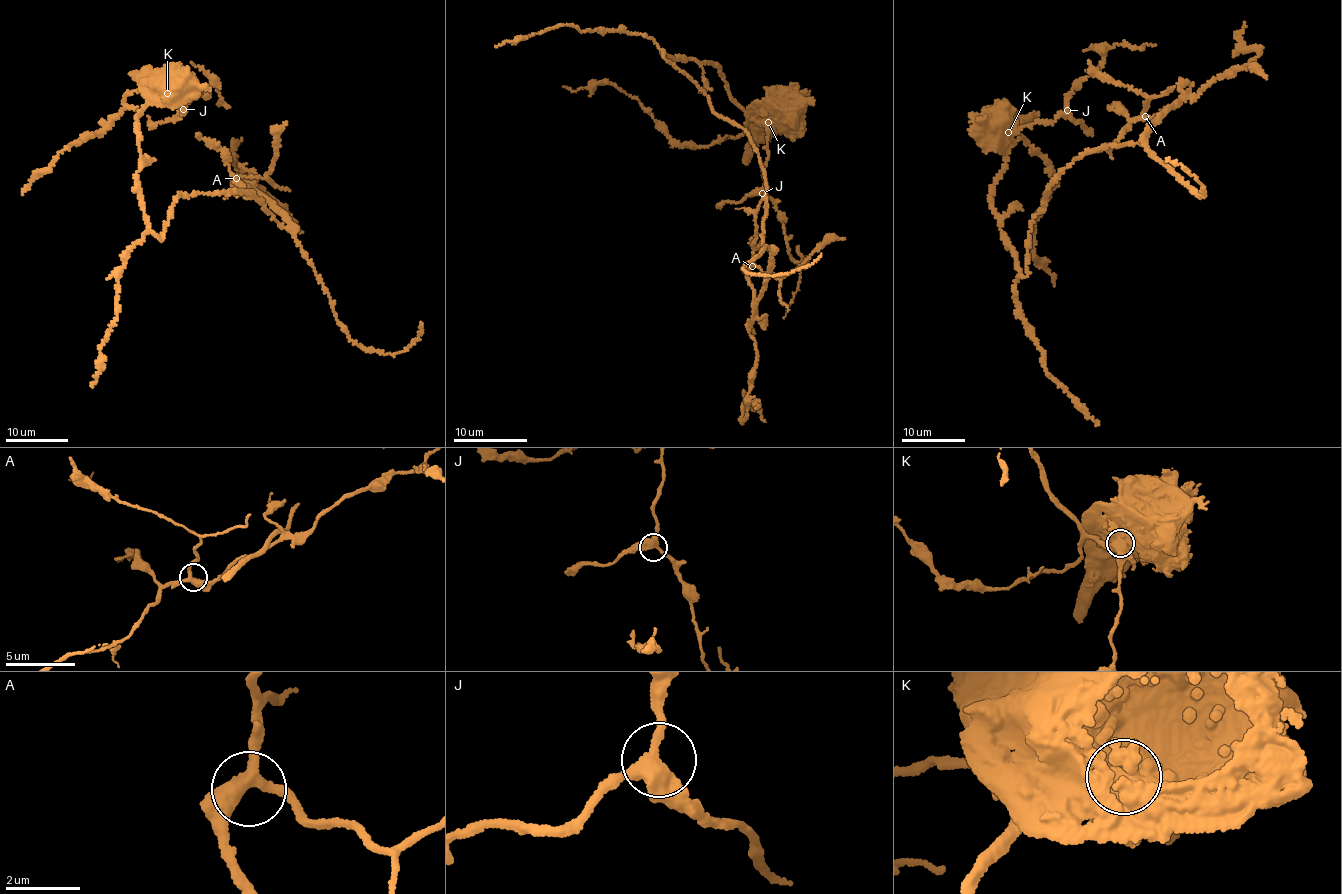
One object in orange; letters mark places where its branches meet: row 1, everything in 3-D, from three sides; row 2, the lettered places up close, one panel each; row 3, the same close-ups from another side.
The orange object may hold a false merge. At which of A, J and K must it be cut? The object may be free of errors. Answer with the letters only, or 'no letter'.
K

